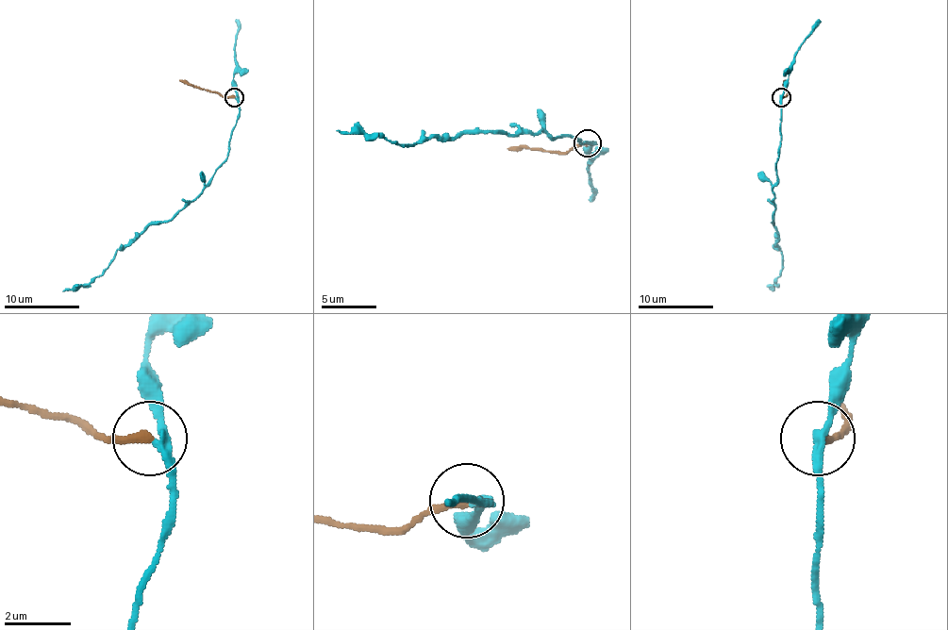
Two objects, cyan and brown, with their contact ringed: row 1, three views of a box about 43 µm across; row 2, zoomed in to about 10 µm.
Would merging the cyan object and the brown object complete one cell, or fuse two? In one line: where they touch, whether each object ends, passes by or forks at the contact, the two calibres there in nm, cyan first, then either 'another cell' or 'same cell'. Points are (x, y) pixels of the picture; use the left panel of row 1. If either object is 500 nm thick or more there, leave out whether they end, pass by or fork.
at (234, 97); cyan passes by; brown ends there; 240 nm thick on the cyan side, 240 nm on the other; another cell

